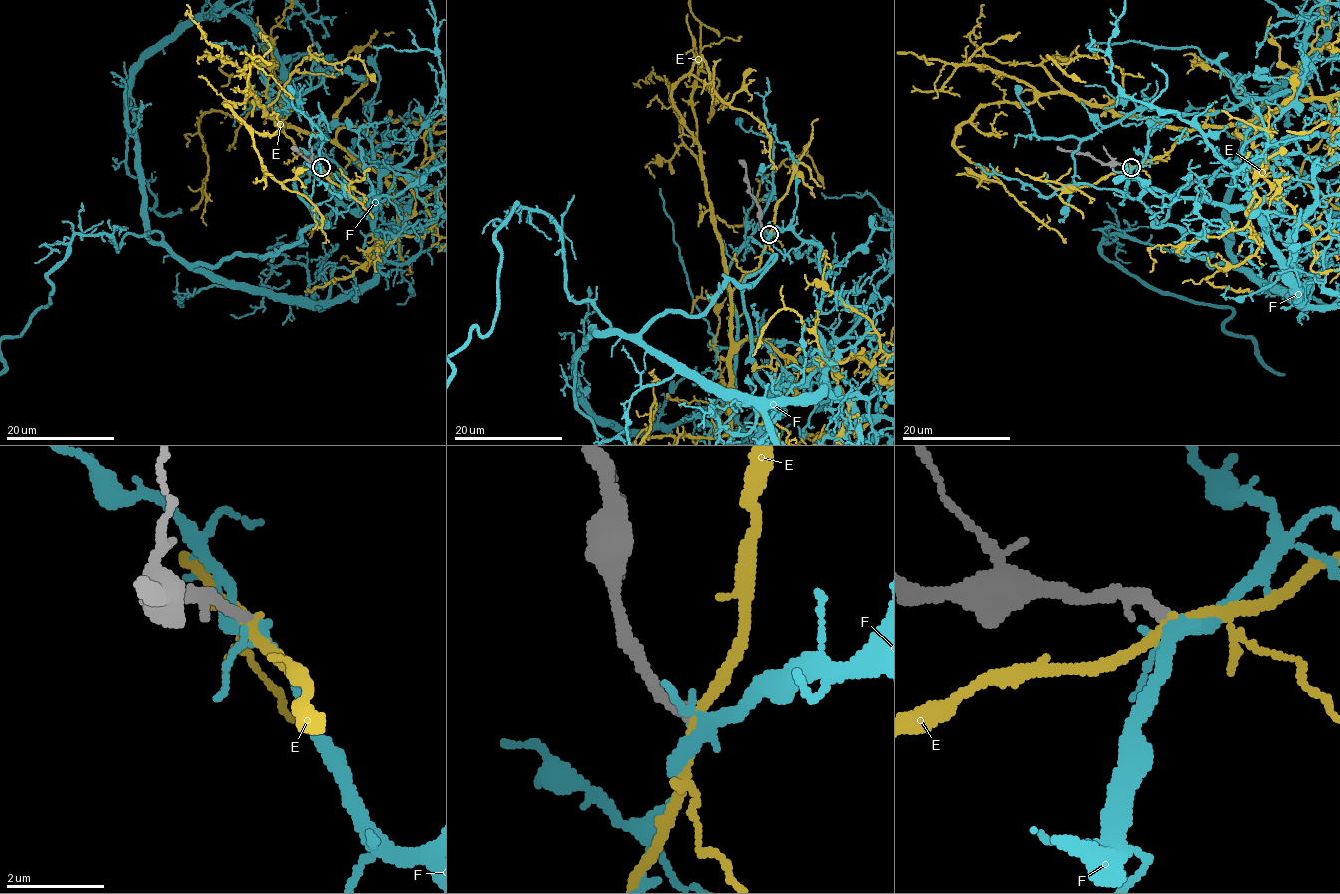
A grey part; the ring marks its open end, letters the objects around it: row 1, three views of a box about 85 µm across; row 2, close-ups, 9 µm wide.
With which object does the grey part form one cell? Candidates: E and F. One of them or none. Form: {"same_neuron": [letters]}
{"same_neuron": ["F"]}

